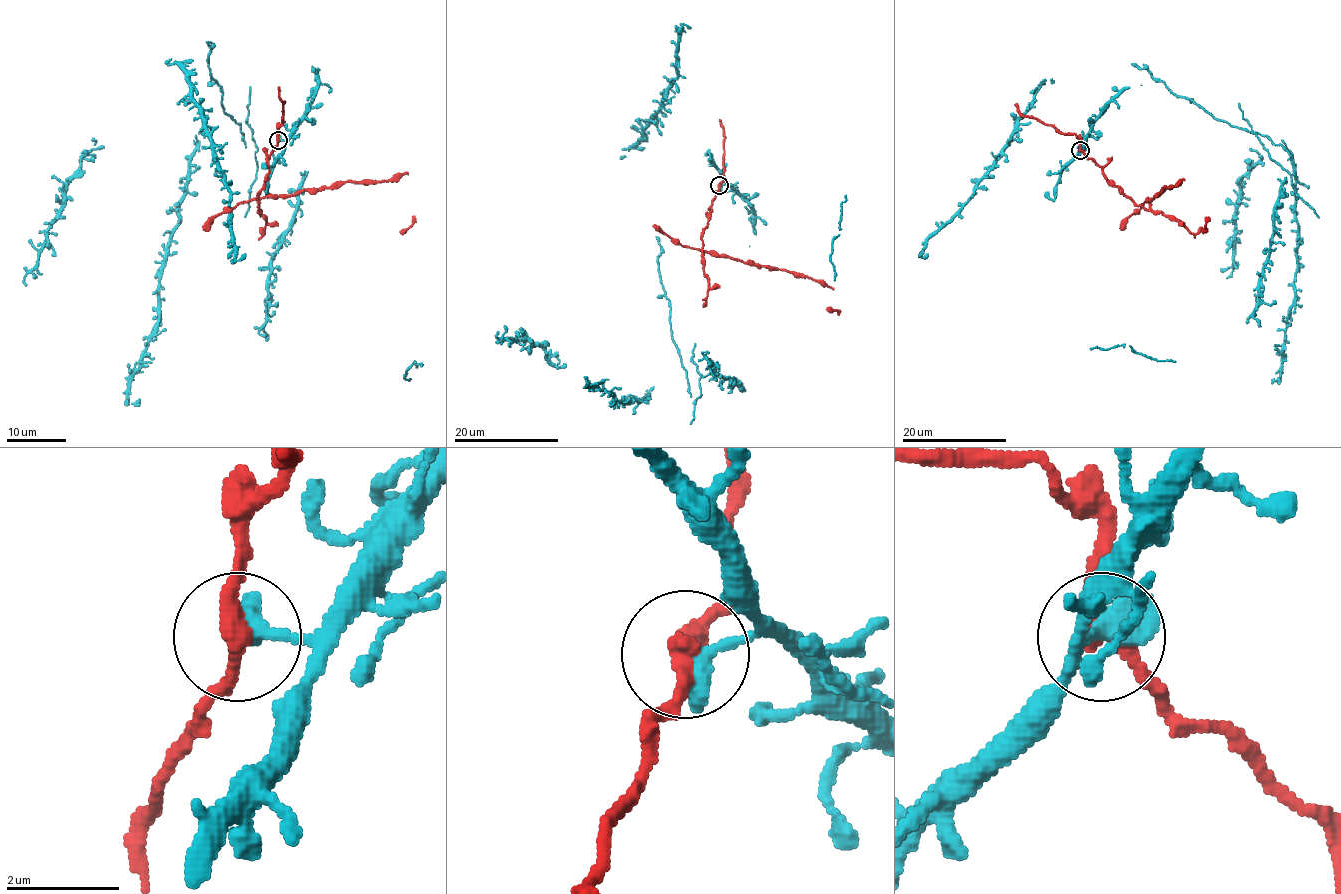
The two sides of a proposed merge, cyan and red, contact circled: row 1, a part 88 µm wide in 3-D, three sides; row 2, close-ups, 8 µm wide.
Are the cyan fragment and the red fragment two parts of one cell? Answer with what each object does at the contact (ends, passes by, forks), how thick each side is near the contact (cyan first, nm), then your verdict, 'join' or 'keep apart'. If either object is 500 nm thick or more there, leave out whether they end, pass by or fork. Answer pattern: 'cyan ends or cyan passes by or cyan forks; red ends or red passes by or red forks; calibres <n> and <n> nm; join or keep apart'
calibres 550 and 320 nm; keep apart

